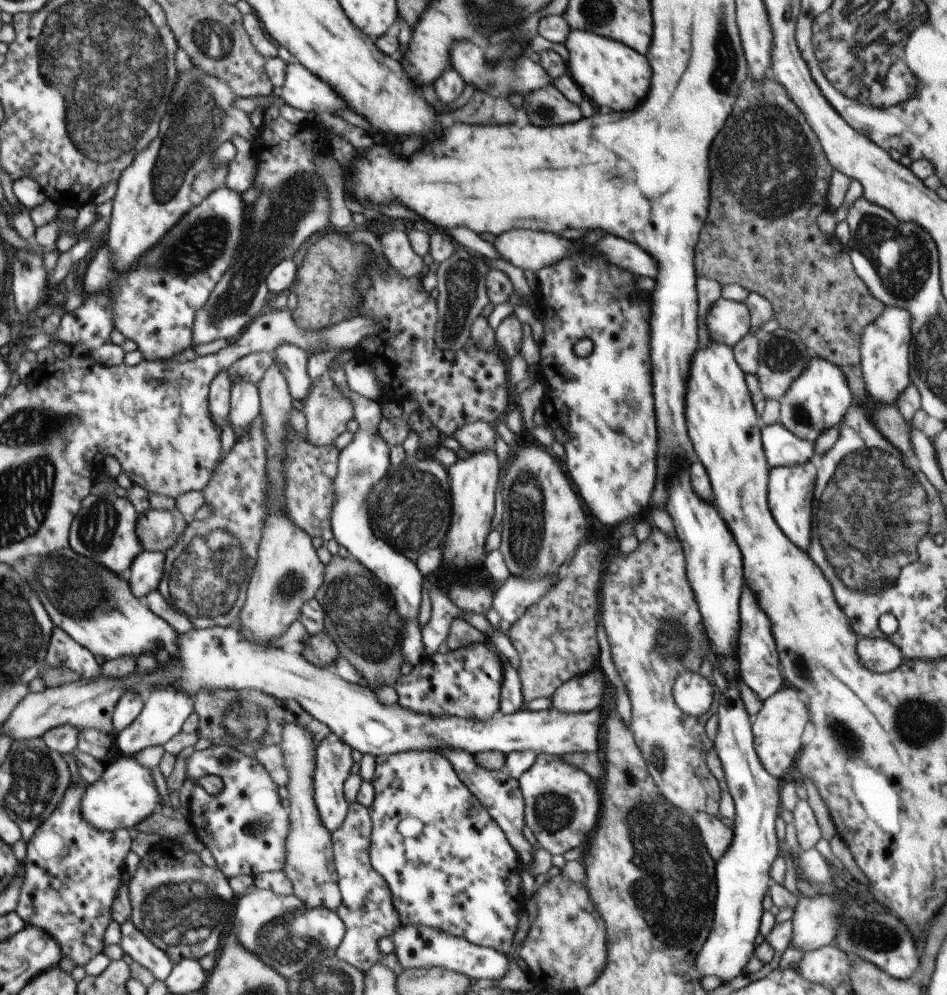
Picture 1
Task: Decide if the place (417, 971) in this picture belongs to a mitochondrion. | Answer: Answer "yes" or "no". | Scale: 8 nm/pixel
no

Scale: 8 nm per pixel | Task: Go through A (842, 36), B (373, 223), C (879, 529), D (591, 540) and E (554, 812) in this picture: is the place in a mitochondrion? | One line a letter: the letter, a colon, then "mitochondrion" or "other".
A: mitochondrion
B: other
C: mitochondrion
D: other
E: mitochondrion

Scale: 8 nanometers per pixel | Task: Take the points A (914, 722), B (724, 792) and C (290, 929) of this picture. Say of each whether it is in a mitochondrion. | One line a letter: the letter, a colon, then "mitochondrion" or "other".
A: mitochondrion
B: other
C: mitochondrion

